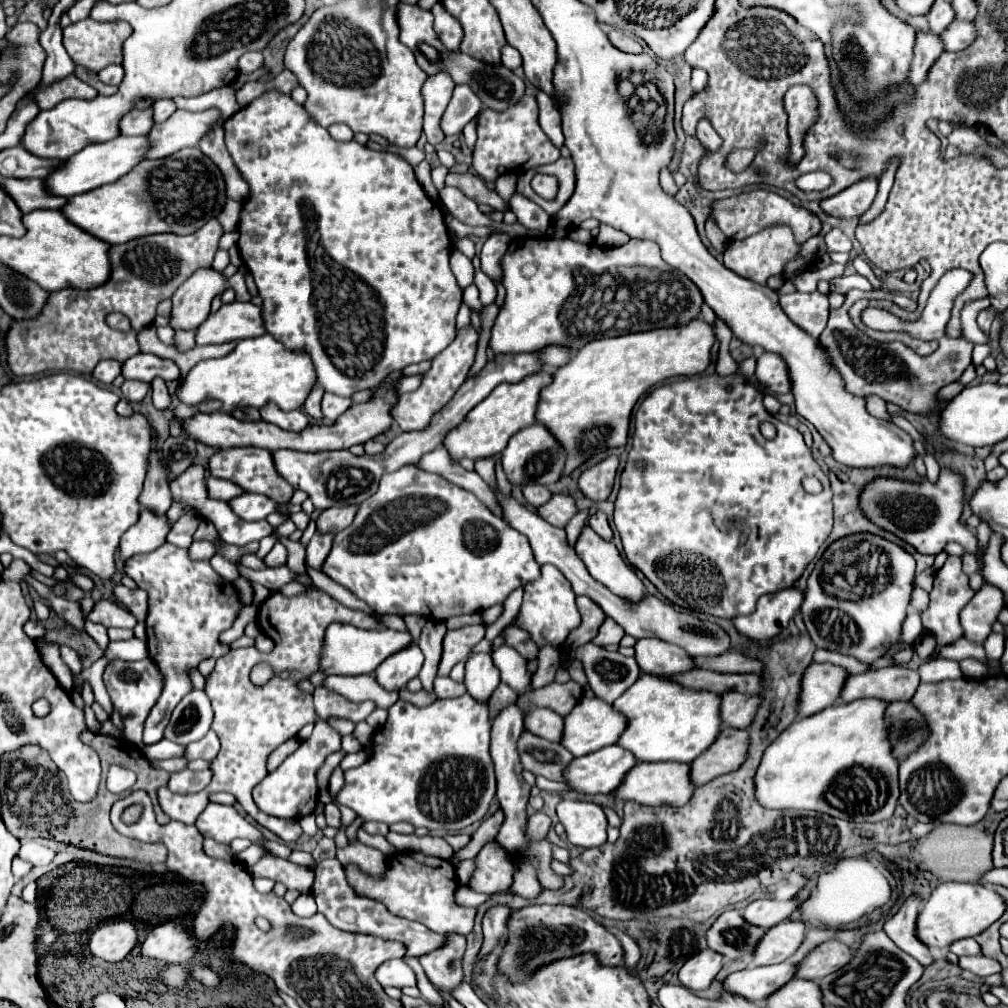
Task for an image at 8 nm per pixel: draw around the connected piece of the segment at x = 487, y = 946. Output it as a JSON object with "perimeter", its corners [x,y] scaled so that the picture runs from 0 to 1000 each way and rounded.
{"perimeter":[[[490,899],[484,903],[484,907],[478,913],[480,937],[478,937],[478,942],[474,948],[482,950],[484,946],[488,946],[494,940],[494,937],[502,929],[502,911],[504,909],[506,909],[506,903],[500,899]]]}

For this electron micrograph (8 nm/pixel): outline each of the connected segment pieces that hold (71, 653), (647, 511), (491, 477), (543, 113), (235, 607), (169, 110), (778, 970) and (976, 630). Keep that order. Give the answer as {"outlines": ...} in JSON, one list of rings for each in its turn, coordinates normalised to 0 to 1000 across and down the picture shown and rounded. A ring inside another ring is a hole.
{"outlines":[[[[62,641],[62,643],[60,643],[60,647],[62,647],[62,655],[69,661],[71,669],[79,669],[79,665],[81,665],[79,649],[77,649],[73,643],[69,643],[69,641]]],[[[712,371],[671,377],[667,381],[659,381],[659,383],[649,385],[649,389],[639,395],[639,399],[635,401],[635,405],[631,409],[629,440],[627,440],[627,446],[623,448],[623,456],[621,456],[619,468],[615,472],[615,488],[613,488],[613,494],[609,498],[609,520],[611,520],[613,528],[615,528],[623,558],[627,562],[631,562],[653,583],[653,587],[659,589],[667,599],[673,599],[673,601],[688,605],[688,607],[704,609],[704,611],[710,611],[710,613],[728,613],[728,611],[734,611],[734,609],[742,611],[742,609],[746,609],[750,605],[750,597],[752,597],[754,591],[768,589],[768,587],[772,587],[776,583],[786,583],[788,577],[796,571],[798,563],[808,556],[813,542],[817,540],[817,536],[825,528],[823,478],[821,478],[819,470],[808,458],[806,446],[798,440],[796,431],[790,425],[786,425],[782,421],[776,421],[774,417],[770,417],[768,413],[764,413],[760,409],[760,405],[756,403],[756,393],[758,393],[758,389],[752,383],[740,379],[734,373],[716,375]],[[756,419],[766,419],[770,423],[772,431],[770,431],[768,437],[760,437],[754,431],[754,421]],[[798,472],[813,474],[817,486],[813,490],[798,488],[798,484],[794,480]],[[726,573],[734,575],[734,583],[730,585],[728,591],[722,591],[720,589],[720,579]]],[[[489,454],[475,455],[471,458],[472,468],[480,475],[488,485],[493,484],[491,472],[491,457]]],[[[536,91],[532,95],[534,105],[536,105],[536,125],[540,129],[540,133],[550,141],[550,145],[558,147],[560,145],[560,135],[558,135],[558,127],[556,127],[556,109],[552,107],[550,99]]],[[[167,538],[149,550],[127,554],[123,567],[147,587],[147,645],[163,669],[163,687],[143,720],[143,738],[153,738],[163,732],[163,722],[175,698],[190,685],[187,663],[196,661],[196,657],[206,651],[218,653],[228,645],[216,637],[216,631],[232,619],[242,599],[232,579],[216,571],[208,556],[192,558],[187,546]]],[[[161,99],[161,101],[153,103],[153,119],[155,121],[167,119],[173,111],[175,111],[175,103],[171,99]]],[[[776,954],[770,958],[754,958],[748,962],[734,962],[720,970],[718,980],[736,986],[738,990],[744,990],[748,994],[760,994],[760,990],[774,982],[778,976],[782,976],[790,964],[792,958],[784,954]]],[[[976,579],[972,587],[960,597],[952,607],[952,617],[956,621],[956,633],[974,639],[978,631],[984,627],[984,619],[990,613],[990,607],[996,603],[994,585],[984,579]]]]}

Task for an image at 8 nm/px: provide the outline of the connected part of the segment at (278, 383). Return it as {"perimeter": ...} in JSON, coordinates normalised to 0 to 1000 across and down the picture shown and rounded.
{"perimeter":[[[262,331],[250,337],[238,337],[234,345],[218,357],[194,361],[179,381],[177,395],[187,403],[212,395],[222,401],[222,409],[226,411],[236,403],[260,405],[266,397],[270,397],[278,407],[294,407],[302,401],[312,383],[313,367],[308,351],[304,347],[286,347],[280,339],[270,335],[270,331]]]}

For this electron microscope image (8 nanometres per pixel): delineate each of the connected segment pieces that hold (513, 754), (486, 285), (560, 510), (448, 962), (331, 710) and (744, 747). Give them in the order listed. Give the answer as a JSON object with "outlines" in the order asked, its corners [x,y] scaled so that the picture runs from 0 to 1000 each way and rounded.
{"outlines":[[[[512,698],[508,700],[502,700],[488,716],[488,738],[486,738],[486,748],[488,748],[488,754],[490,754],[490,760],[492,760],[492,776],[494,776],[494,786],[492,786],[492,792],[502,808],[498,819],[496,819],[496,825],[494,829],[490,831],[504,847],[508,847],[510,851],[516,851],[516,849],[522,849],[522,851],[532,851],[534,853],[534,859],[532,859],[532,871],[536,875],[536,881],[540,883],[556,883],[560,879],[560,869],[552,867],[546,859],[548,859],[548,835],[544,831],[538,831],[538,833],[524,833],[522,831],[522,819],[524,819],[524,808],[522,808],[522,798],[524,798],[524,792],[526,792],[526,778],[520,776],[518,772],[518,758],[516,758],[516,752],[514,752],[514,744],[512,744],[512,736],[516,732],[520,724],[520,716],[518,716],[518,706],[514,704]]],[[[476,268],[470,270],[470,282],[476,288],[476,298],[480,304],[484,304],[492,298],[492,282],[480,270],[476,270]]],[[[548,490],[548,494],[534,504],[534,512],[538,512],[542,518],[560,524],[562,518],[573,508],[569,494],[563,490]]],[[[446,927],[446,938],[442,942],[435,942],[435,946],[423,946],[423,950],[417,950],[417,956],[427,970],[427,974],[446,986],[450,980],[454,980],[460,974],[458,964],[458,950],[462,944],[462,931]]],[[[313,683],[312,687],[312,700],[313,700],[313,708],[319,714],[325,714],[327,710],[335,710],[335,712],[343,712],[349,716],[359,716],[371,702],[371,696],[347,696],[343,694],[339,688],[329,687],[325,683]]],[[[720,720],[712,730],[712,736],[708,736],[708,740],[704,740],[700,748],[687,756],[685,768],[688,776],[696,780],[708,772],[732,764],[742,752],[742,738],[744,738],[742,724]]]]}

